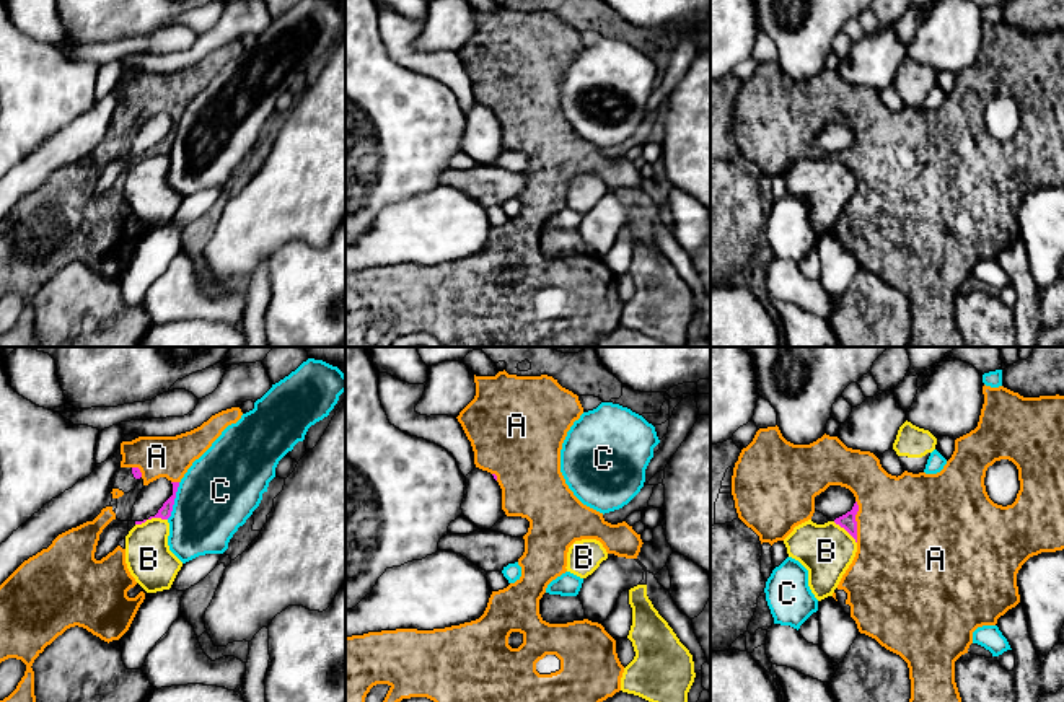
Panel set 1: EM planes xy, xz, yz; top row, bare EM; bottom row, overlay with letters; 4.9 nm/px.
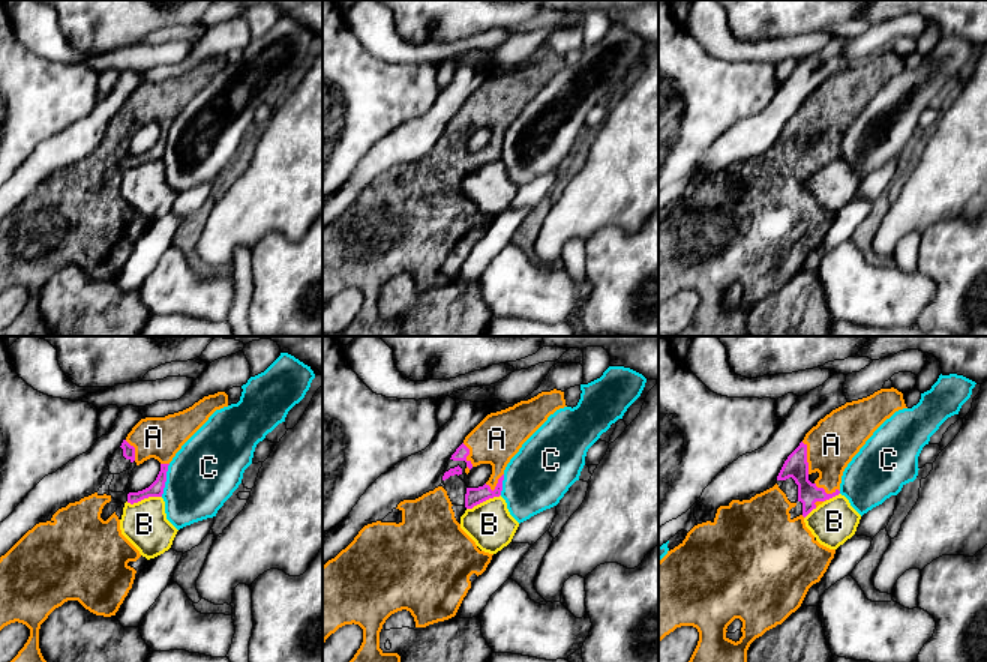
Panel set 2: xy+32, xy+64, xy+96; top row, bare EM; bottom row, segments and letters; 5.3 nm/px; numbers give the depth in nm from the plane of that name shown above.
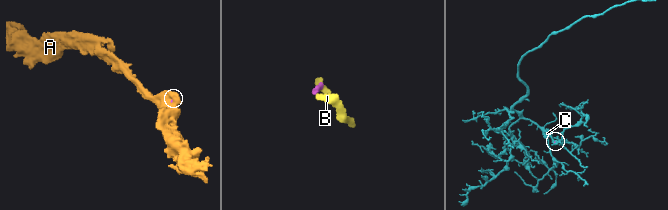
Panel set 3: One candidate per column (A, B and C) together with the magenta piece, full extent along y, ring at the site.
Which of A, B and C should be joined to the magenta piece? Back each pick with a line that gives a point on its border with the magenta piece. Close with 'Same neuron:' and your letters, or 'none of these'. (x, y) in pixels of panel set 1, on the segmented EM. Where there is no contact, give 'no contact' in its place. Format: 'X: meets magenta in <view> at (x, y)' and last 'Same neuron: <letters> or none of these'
A: meets magenta in yz at (856, 522)
Same neuron: A

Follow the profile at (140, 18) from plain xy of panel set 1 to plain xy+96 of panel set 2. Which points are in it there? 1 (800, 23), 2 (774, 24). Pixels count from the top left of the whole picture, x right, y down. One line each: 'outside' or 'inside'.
1: inside
2: inside

